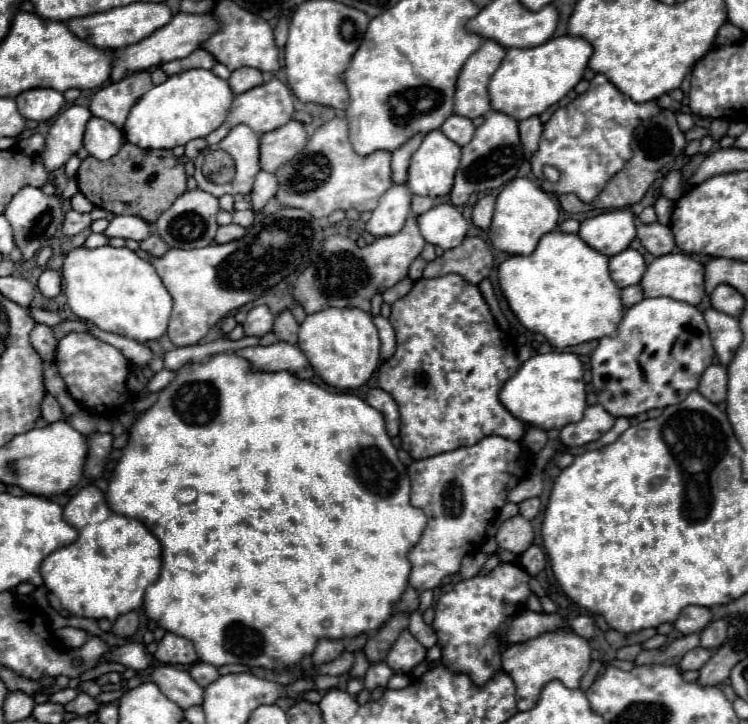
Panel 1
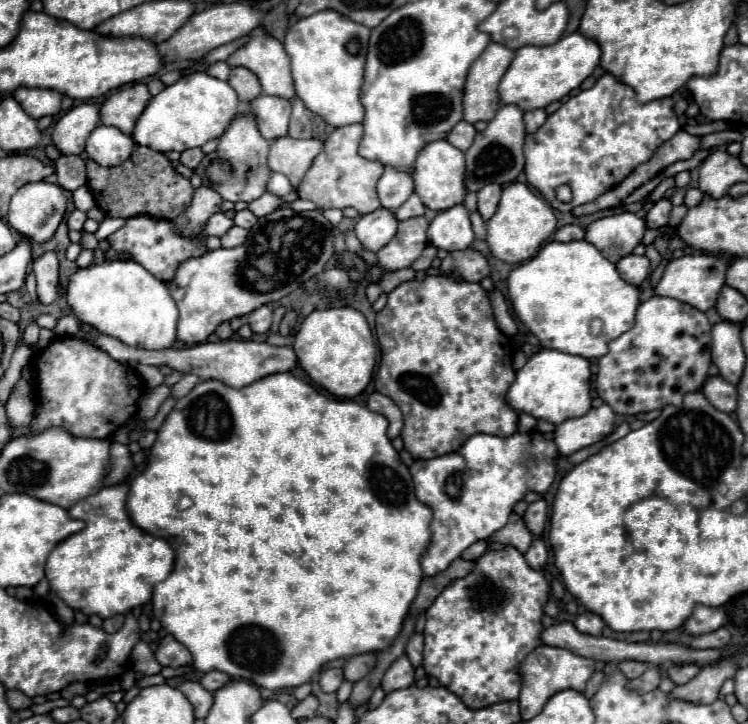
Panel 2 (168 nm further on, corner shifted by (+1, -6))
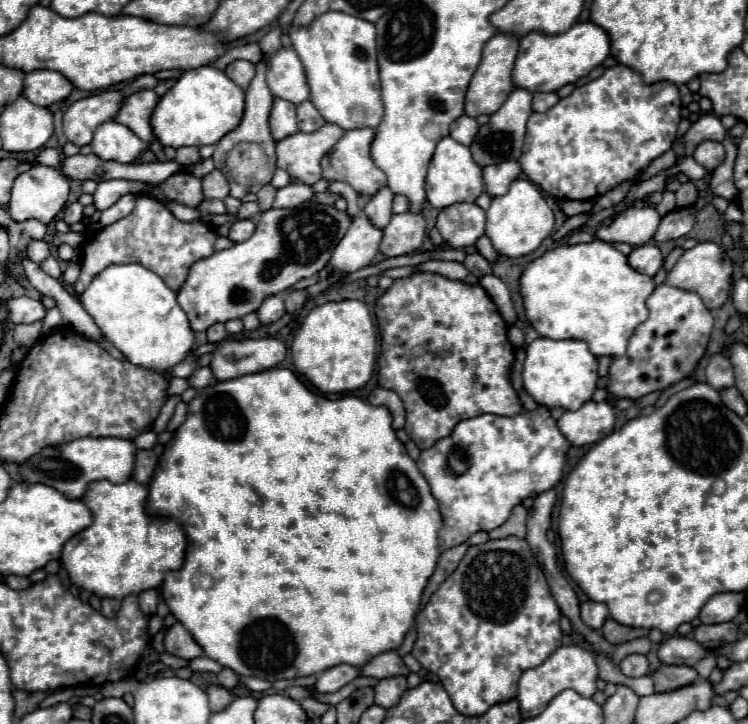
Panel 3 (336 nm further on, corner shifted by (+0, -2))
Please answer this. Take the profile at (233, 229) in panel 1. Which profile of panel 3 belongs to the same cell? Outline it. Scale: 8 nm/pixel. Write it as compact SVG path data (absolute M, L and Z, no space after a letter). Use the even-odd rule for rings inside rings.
M238 220L232 224L228 238L232 242L244 242L246 238L250 238L250 234L254 234L254 230L256 230L254 220Z

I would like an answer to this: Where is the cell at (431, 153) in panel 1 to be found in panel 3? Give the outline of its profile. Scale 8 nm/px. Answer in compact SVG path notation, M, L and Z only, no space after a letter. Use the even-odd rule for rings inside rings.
M450 136L442 138L436 146L434 158L428 166L426 176L426 194L428 202L434 208L446 208L456 202L474 202L484 192L484 180L482 180L482 166L478 166L470 154L468 146L462 146L460 142L452 140Z

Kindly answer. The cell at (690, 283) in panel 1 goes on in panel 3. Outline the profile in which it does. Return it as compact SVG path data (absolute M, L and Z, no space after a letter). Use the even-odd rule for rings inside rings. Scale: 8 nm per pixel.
M700 242L694 248L686 250L680 260L676 262L676 266L668 272L666 282L670 282L670 286L678 286L684 290L694 290L700 294L702 302L706 308L720 308L728 296L730 296L730 288L732 288L732 262L726 254L726 250L714 242Z

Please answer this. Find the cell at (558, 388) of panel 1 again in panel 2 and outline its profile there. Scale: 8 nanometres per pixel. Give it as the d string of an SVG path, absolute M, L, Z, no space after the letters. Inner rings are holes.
M541 350L533 354L527 364L517 372L515 382L507 392L507 404L517 414L531 414L537 420L561 424L569 418L579 418L591 408L589 398L589 362L583 356L563 354L557 350Z

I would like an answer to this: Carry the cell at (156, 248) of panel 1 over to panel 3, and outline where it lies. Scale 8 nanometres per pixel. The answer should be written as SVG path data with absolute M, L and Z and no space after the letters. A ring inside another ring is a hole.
M140 194L134 210L126 218L102 228L92 240L86 240L82 244L82 268L72 288L76 294L82 294L92 282L92 278L98 276L104 268L112 264L136 262L156 272L166 282L166 286L178 292L188 276L190 266L214 254L214 242L216 230L210 224L202 220L180 222L160 200L150 194Z

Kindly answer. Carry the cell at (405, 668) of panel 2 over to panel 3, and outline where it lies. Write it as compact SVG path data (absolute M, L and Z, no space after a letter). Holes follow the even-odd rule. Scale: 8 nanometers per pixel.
M384 678L374 686L374 704L382 708L392 708L400 702L400 696L406 690L406 678Z

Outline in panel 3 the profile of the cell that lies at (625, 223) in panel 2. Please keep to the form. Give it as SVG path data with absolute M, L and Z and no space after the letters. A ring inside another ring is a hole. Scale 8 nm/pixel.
M650 206L628 208L618 218L614 218L612 224L602 226L596 232L596 238L604 242L626 242L630 246L642 246L652 240L660 218L662 216L656 212L656 208Z

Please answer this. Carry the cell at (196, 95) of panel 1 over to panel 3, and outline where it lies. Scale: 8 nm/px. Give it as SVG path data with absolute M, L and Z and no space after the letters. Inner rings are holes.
M202 66L202 70L186 70L178 82L160 98L152 128L162 146L204 146L216 144L222 136L232 132L244 114L244 90L236 86L216 66Z

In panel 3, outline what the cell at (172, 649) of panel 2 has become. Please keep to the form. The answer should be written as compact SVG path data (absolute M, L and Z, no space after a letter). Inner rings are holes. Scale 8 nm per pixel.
M176 622L168 630L168 634L164 638L164 648L166 648L166 652L170 652L178 658L186 658L186 660L194 660L194 658L204 656L202 648L196 644L196 640L190 636L190 632L180 622Z

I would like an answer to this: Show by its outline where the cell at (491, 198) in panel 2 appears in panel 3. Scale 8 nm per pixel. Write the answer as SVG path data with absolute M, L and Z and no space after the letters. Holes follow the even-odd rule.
M516 160L486 166L486 168L484 168L486 192L488 192L490 196L502 196L502 194L506 194L508 186L518 178L520 172L522 172L522 170L520 170L520 164L518 164Z

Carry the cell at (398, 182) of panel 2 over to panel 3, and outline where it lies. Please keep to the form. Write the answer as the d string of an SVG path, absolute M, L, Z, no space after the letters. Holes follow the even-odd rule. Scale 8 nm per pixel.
M384 186L382 190L378 190L378 194L372 196L372 200L364 208L366 218L380 230L384 230L392 218L392 198L394 198L392 190Z

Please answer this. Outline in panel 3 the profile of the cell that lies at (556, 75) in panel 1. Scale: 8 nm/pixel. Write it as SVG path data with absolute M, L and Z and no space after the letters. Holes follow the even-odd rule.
M576 22L570 30L566 30L562 34L530 32L526 36L522 36L522 40L520 40L520 52L518 52L514 74L512 74L514 76L514 84L518 88L530 90L530 92L556 92L564 84L572 84L578 78L586 76L594 66L600 66L606 60L608 54L610 54L610 38L608 38L606 30L596 26L594 22Z

